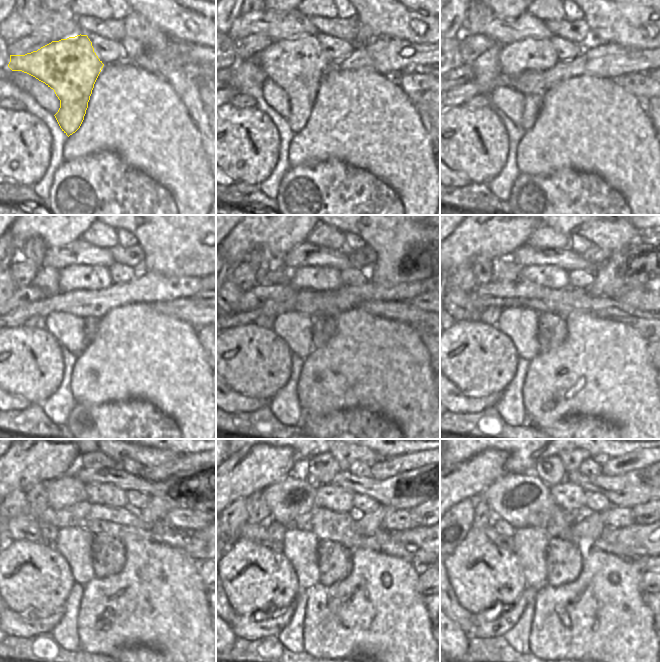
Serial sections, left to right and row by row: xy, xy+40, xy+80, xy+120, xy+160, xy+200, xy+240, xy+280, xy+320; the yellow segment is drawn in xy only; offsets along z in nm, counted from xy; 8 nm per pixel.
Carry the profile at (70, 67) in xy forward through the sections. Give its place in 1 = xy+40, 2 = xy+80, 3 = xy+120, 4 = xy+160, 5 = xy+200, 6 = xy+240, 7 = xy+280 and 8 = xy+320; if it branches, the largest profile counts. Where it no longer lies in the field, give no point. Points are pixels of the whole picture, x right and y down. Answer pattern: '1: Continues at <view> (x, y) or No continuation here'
1: Continues at xy+40 (297, 65)
2: Continues at xy+80 (529, 54)
3: Continues at xy+120 (75, 277)
4: Continues at xy+160 (301, 278)
5: Continues at xy+200 (550, 276)
6: Continues at xy+240 (107, 495)
7: Continues at xy+280 (332, 497)
8: Continues at xy+320 (572, 498)

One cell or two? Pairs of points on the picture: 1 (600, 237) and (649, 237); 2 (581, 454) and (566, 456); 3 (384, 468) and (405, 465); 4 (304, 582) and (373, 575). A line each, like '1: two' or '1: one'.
1: two
2: one
3: one
4: two

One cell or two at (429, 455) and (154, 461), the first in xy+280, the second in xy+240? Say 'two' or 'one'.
two

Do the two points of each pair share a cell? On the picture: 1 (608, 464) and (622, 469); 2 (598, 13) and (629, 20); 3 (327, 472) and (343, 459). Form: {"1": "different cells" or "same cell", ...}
{"1": "same cell", "2": "same cell", "3": "different cells"}

